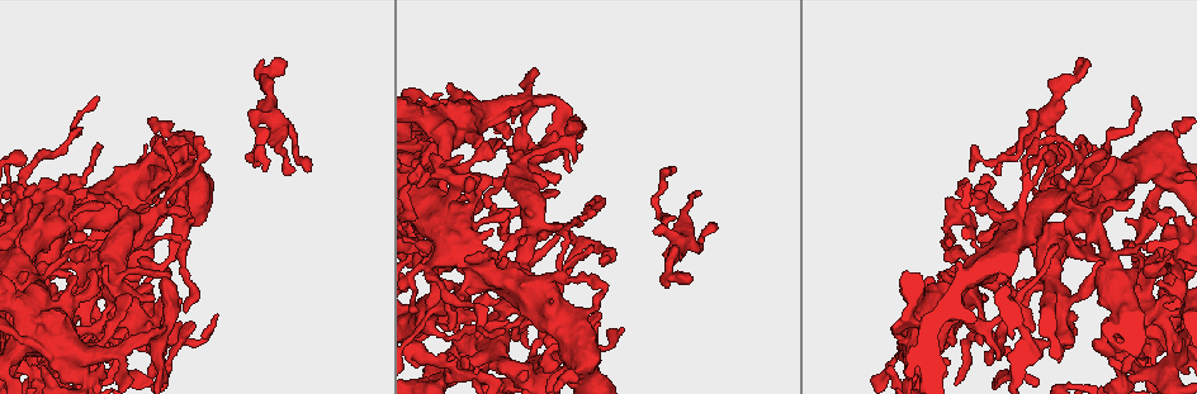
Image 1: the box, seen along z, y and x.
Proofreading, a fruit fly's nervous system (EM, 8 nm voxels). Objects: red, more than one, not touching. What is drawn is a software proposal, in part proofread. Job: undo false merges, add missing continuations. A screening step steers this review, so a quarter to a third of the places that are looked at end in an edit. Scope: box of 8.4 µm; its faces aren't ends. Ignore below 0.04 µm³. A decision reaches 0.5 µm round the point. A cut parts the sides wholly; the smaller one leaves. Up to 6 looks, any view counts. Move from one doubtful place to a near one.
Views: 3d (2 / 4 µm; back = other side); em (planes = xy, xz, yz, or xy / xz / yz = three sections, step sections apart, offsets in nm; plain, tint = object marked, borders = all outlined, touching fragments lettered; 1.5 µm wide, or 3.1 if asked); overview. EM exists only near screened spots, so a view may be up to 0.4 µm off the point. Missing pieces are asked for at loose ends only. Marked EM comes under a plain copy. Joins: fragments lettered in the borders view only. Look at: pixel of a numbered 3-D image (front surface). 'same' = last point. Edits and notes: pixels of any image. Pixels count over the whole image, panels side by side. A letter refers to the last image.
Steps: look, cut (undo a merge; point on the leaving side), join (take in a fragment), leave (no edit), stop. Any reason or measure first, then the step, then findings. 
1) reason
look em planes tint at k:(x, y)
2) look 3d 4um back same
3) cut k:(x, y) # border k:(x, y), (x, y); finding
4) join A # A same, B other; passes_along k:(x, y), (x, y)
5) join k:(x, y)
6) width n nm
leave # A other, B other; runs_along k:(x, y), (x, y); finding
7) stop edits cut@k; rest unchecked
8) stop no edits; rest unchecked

sharp bend
look 3d 2um back at 1:(419, 340)

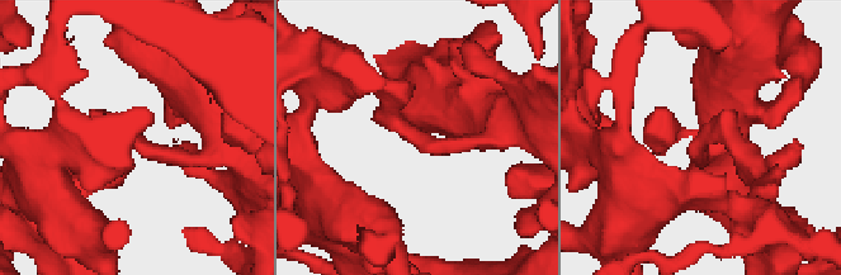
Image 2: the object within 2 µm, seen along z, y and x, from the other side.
look em xz step 4 borders at 2:(137, 138)

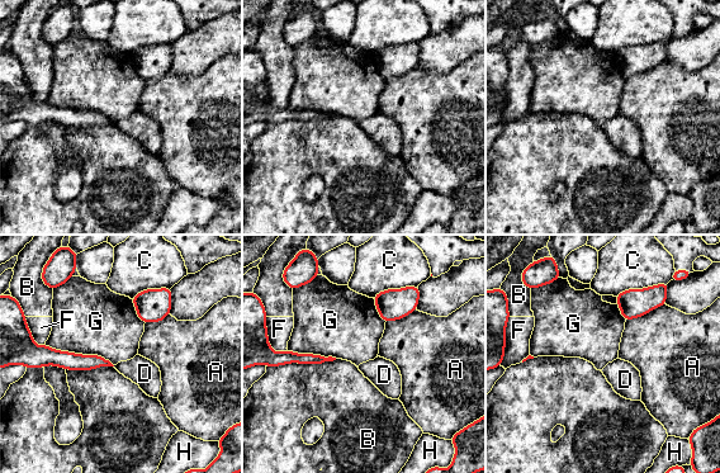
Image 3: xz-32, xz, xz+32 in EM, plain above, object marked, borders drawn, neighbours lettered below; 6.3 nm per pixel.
longest_contact G 460 nm
leave # A other, B other, C other, D other, F other, G other, H other; border 3:(43, 365), (58, 365), (65, 369); one neuron here

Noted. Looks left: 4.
thin neck
look 3d 4um at 1:(20, 277)

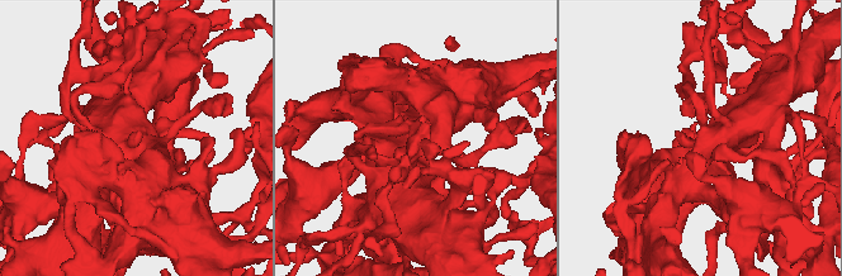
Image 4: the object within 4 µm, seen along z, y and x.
look em planes borders at 4:(130, 140)

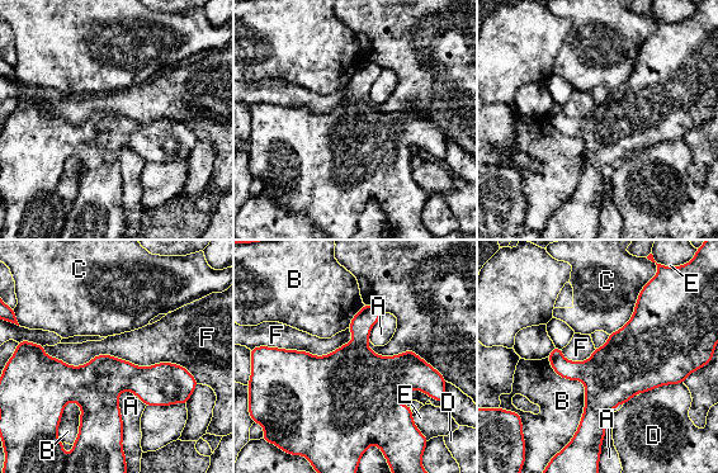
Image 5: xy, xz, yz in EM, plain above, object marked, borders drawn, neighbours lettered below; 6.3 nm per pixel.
leave # A other, B other, C other, D other, E other, F other; continuous, no second neuron

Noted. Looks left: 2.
look 3d 2um back at 1:(558, 192)

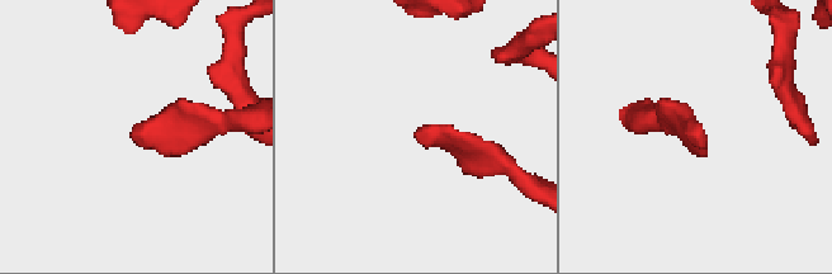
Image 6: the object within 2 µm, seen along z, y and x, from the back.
need the tissue
look em planes borders at 6:(697, 130)

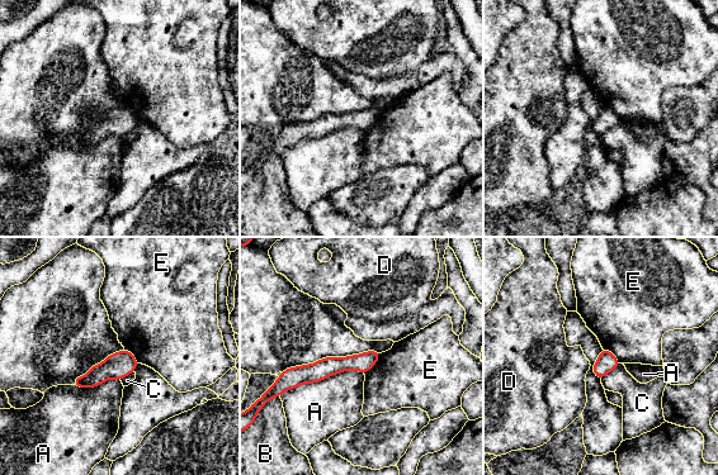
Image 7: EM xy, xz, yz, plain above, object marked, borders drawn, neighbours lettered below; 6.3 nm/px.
longest_contact A 550 nm
leave # A other, B other, C other, D other, E other; no lettered fragment goes on from it

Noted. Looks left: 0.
stop no edits; rest unchecked

